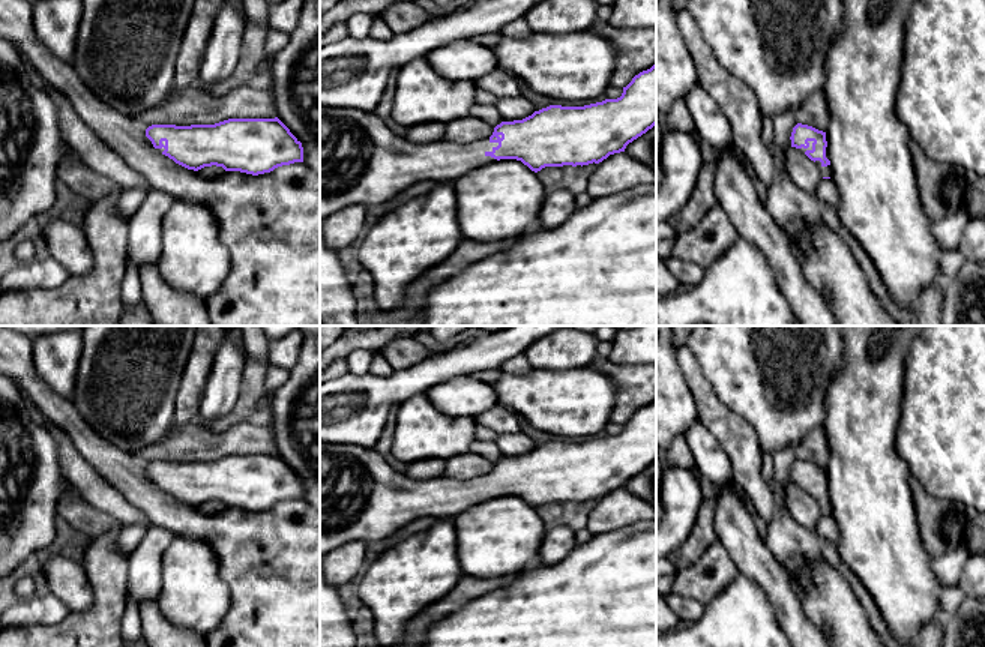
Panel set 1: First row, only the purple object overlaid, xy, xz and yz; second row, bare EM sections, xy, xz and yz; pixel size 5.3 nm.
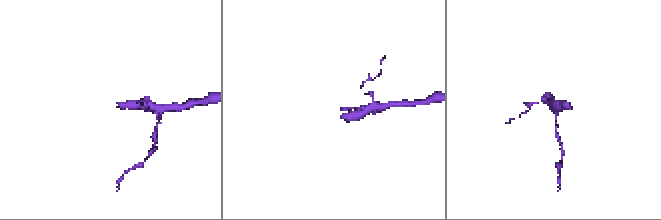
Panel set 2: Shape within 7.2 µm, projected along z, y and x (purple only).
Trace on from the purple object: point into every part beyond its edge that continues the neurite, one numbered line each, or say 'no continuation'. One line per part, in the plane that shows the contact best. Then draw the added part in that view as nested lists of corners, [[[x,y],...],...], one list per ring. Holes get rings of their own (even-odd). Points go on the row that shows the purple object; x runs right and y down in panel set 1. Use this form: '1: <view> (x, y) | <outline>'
1: xz (362, 161) | [[[320,105],[320,221],[353,204],[365,207],[390,201],[401,191],[420,182],[453,182],[458,177],[496,162],[486,156],[499,143],[489,138],[470,144],[443,140],[414,144],[393,134],[374,113],[356,108]]]

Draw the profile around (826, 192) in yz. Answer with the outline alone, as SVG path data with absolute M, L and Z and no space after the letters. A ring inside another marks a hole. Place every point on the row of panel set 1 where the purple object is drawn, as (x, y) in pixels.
M821 179L815 191L815 197L818 198L820 203L826 203L833 207L836 207L839 203L839 195L832 179Z

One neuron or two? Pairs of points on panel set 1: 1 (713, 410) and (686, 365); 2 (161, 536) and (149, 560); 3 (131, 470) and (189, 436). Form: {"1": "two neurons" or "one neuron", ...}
{"1": "one neuron", "2": "one neuron", "3": "two neurons"}

